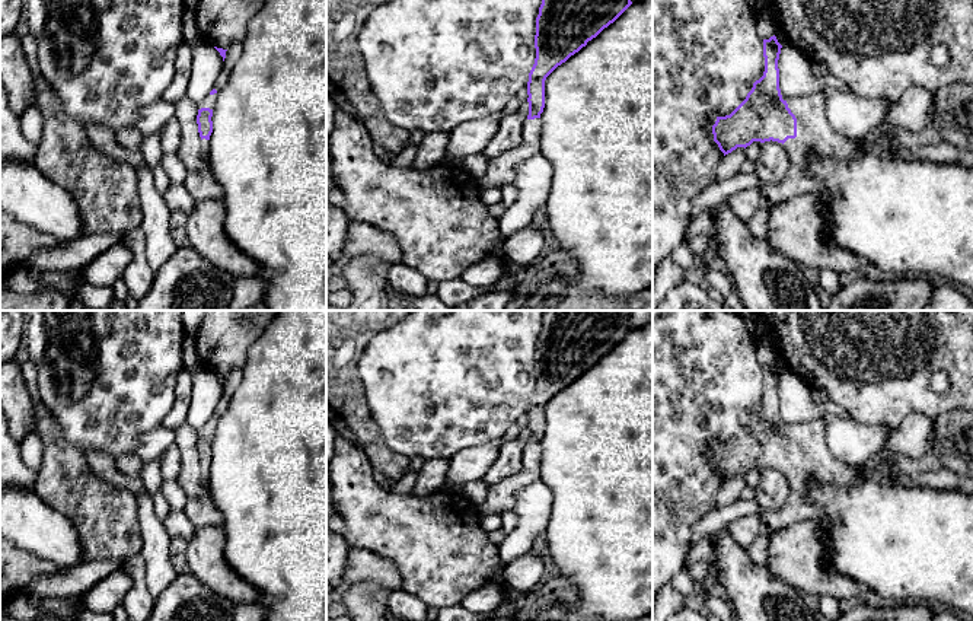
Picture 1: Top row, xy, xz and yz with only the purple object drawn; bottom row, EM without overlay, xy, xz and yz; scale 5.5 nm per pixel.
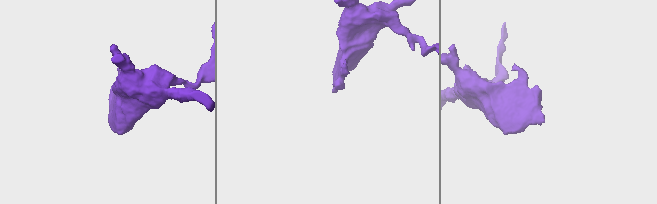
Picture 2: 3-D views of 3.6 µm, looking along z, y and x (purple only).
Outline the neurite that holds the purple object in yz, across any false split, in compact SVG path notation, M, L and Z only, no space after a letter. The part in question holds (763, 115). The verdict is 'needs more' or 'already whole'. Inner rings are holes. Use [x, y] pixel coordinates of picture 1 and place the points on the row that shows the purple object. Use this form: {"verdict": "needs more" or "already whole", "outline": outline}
{"verdict": "needs more", "outline": "M775 35L763 39L763 76L730 115L717 117L712 125L714 141L724 156L753 141L772 140L787 147L789 171L781 182L759 190L759 208L798 195L820 194L822 184L805 165L811 153L836 160L856 153L852 141L832 130L822 95L782 99L778 69L781 48Z"}

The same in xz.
{"verdict": "needs more", "outline": "M542 0L536 17L536 58L527 82L529 115L521 125L521 141L513 150L489 159L485 173L478 178L481 191L513 184L517 168L539 152L546 77L631 4L631 0Z"}

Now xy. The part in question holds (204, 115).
{"verdict": "needs more", "outline": "M213 89L210 95L198 105L197 124L201 137L201 149L204 155L207 155L210 150L210 136L213 133L211 117L213 117L216 98L217 98L217 90Z"}

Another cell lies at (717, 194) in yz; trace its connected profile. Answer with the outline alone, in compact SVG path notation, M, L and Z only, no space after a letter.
M736 173L721 182L706 187L695 200L690 211L693 220L701 211L722 206L727 200L743 190L762 188L763 185L757 179L756 173Z

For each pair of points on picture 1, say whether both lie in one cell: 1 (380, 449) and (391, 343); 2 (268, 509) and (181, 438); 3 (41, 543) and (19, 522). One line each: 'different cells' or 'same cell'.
1: different cells
2: different cells
3: same cell

